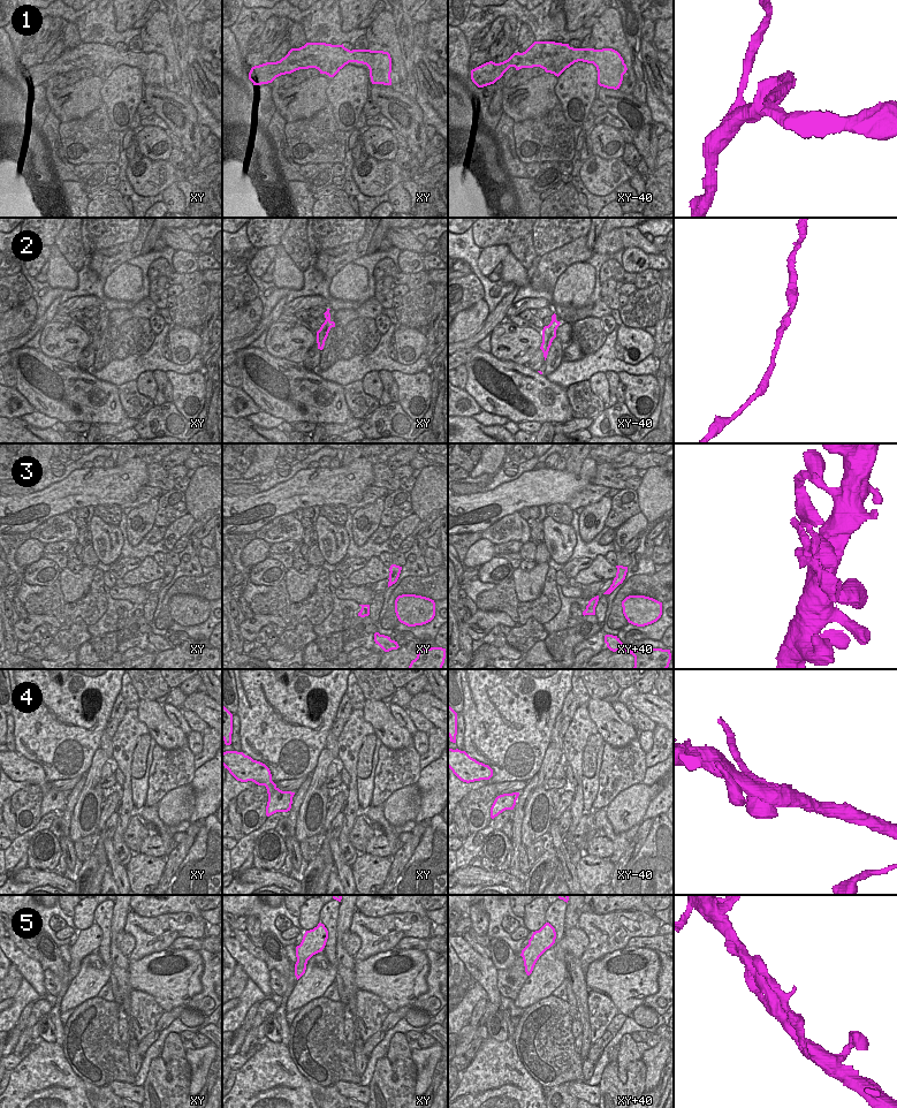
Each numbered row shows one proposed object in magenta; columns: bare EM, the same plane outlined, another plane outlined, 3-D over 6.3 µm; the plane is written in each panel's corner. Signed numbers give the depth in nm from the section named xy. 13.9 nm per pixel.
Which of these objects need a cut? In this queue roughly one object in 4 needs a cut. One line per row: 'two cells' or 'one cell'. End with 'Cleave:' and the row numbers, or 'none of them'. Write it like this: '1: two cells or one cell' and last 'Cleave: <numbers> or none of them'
1: one cell
2: one cell
3: two cells
4: one cell
5: one cell
Cleave: 3

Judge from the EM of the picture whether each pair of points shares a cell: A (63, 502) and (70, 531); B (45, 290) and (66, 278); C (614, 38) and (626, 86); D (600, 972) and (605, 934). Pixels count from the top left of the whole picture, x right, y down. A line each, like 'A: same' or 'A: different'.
A: different
B: different
C: same
D: different

